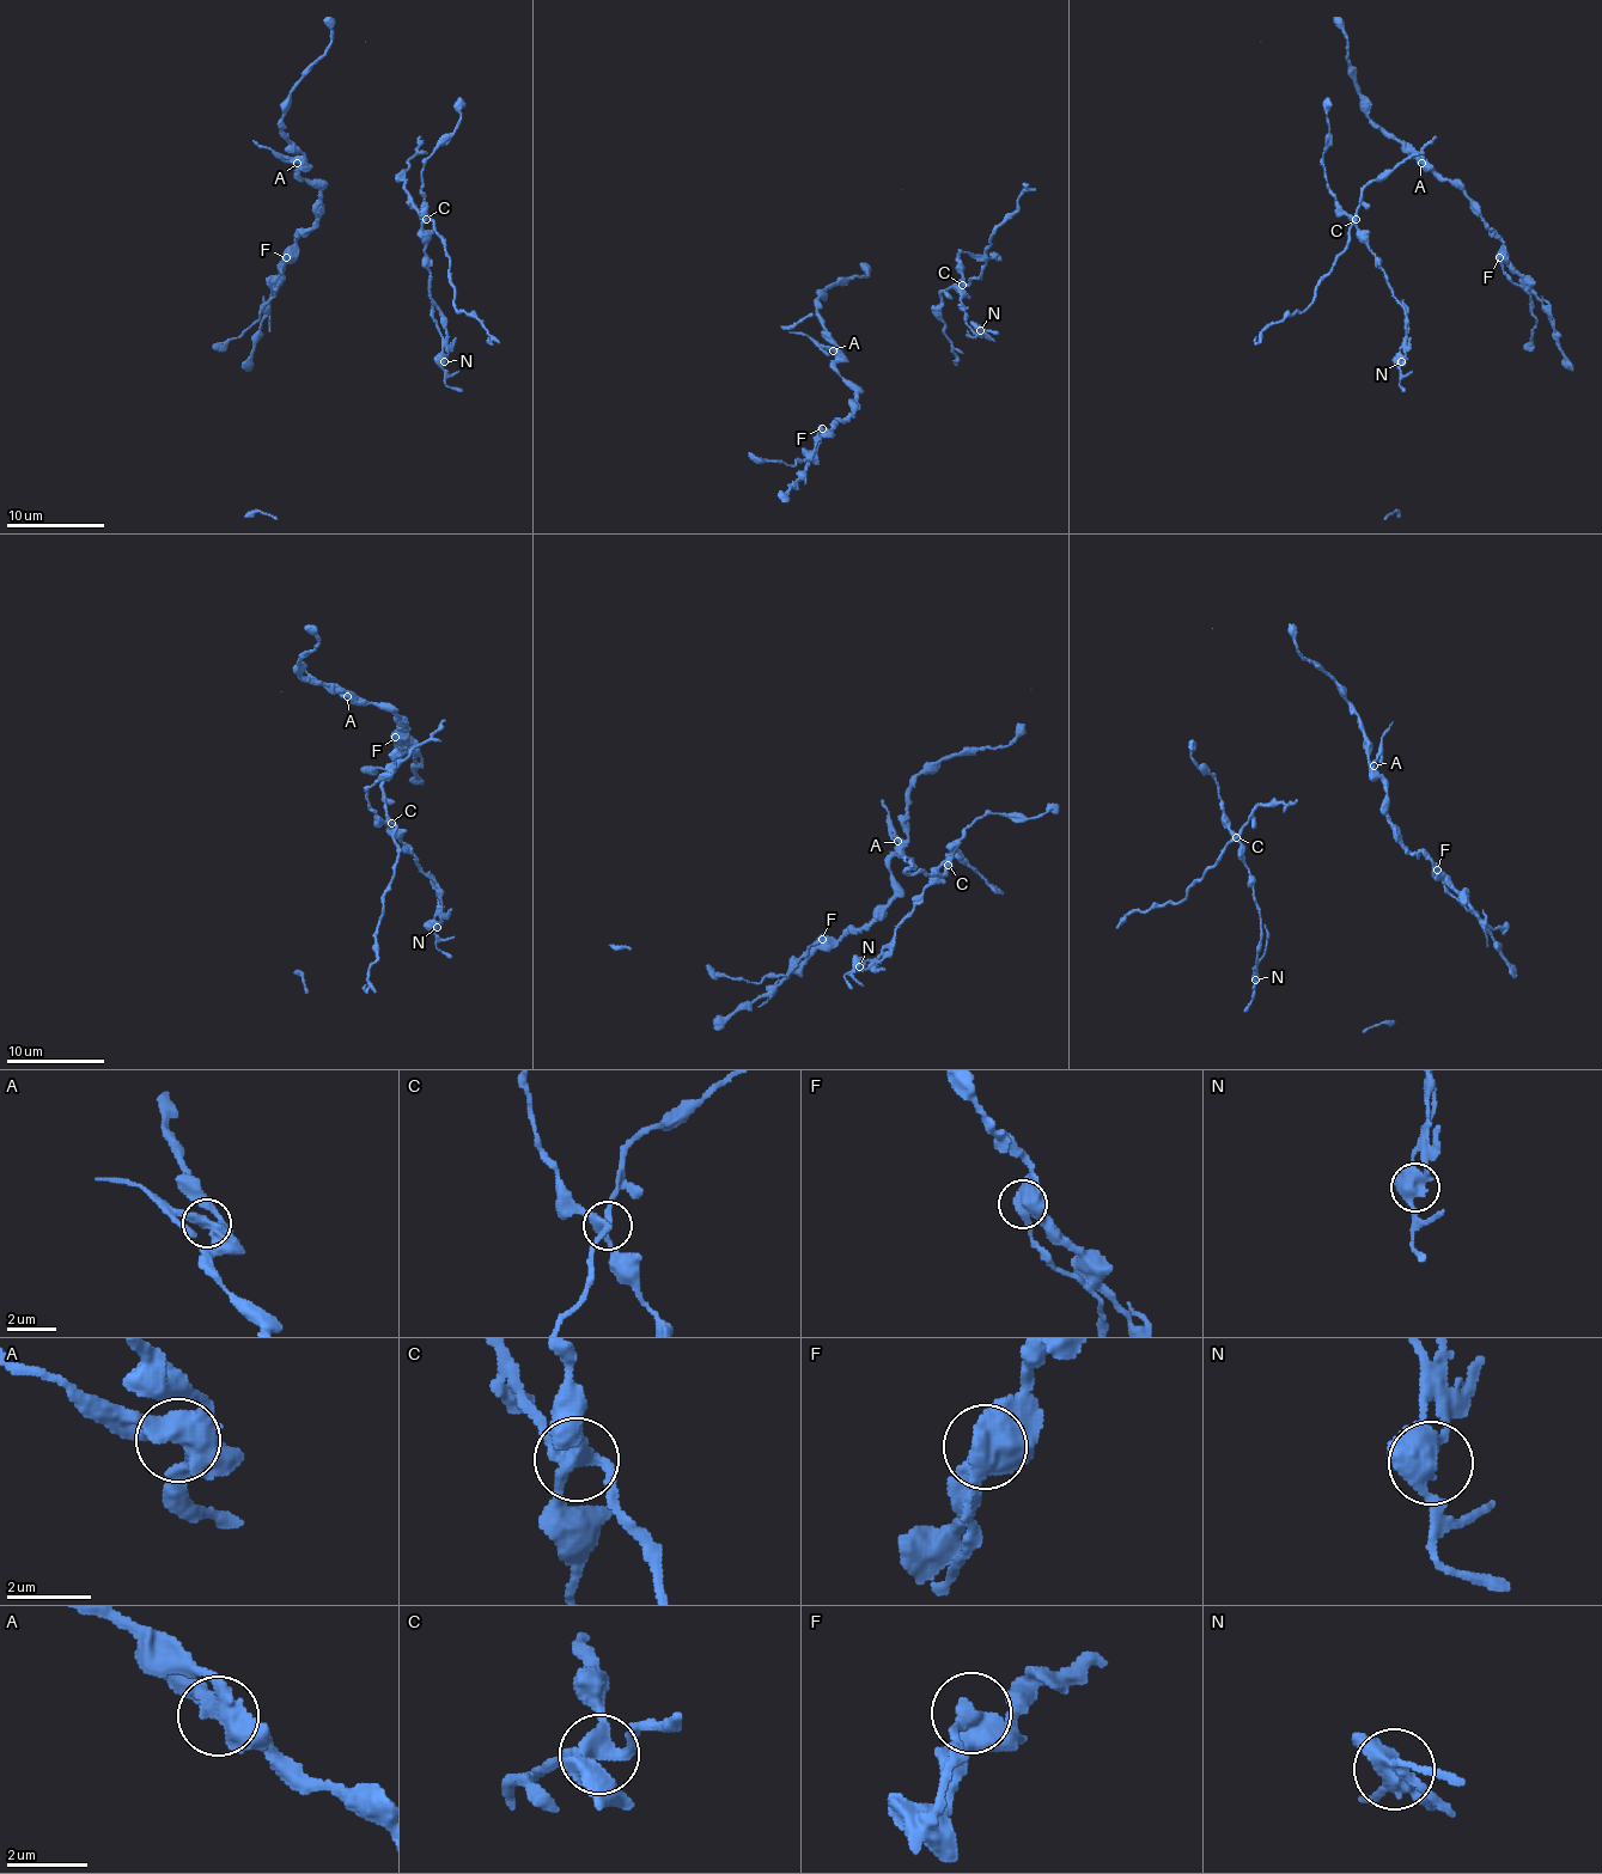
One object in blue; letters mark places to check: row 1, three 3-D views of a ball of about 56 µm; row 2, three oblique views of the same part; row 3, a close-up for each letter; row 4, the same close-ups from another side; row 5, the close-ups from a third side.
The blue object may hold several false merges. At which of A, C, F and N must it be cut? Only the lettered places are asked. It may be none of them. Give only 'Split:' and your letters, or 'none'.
Split: C, F

